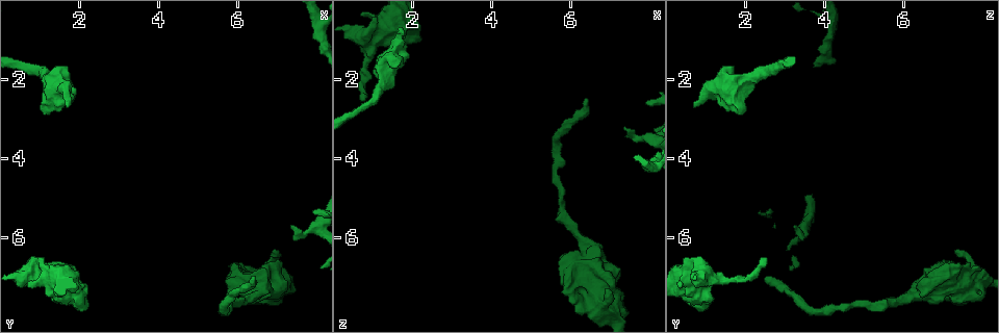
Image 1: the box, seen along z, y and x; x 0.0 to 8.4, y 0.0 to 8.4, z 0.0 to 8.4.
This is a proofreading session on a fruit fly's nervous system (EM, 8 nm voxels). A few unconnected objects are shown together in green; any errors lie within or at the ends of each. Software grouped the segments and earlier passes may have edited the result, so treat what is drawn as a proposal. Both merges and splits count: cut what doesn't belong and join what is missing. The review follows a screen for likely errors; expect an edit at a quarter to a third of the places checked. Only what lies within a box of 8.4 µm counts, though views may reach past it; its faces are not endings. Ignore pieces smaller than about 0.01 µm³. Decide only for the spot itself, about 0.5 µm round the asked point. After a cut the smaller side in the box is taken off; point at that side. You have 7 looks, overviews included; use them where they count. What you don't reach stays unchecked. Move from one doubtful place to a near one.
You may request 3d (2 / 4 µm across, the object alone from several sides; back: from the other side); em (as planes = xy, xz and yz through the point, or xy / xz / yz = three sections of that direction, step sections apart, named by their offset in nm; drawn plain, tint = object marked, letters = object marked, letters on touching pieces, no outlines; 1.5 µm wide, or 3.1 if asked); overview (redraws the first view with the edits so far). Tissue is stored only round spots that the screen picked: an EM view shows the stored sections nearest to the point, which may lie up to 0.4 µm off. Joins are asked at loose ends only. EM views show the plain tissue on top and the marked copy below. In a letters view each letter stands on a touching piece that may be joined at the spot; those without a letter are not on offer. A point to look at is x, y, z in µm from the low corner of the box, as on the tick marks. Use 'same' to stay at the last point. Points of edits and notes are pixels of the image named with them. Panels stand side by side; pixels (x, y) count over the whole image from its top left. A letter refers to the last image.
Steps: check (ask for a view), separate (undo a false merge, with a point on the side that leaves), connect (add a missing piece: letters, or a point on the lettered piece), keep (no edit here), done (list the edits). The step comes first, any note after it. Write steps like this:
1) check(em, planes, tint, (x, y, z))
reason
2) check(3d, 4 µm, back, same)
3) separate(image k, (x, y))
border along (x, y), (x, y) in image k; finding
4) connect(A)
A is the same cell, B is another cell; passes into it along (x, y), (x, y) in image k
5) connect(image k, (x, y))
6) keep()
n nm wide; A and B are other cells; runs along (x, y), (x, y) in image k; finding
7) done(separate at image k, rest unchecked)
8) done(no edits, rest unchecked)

check(3d, 2 µm, (0.80, 6.45, 2.55))
free end

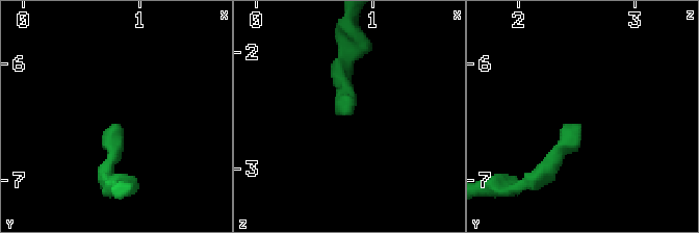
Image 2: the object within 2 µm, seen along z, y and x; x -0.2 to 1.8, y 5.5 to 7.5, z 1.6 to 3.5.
check(em, yz, step 8, letters, (0.80, 6.48, 2.54))
shape alone is not enough

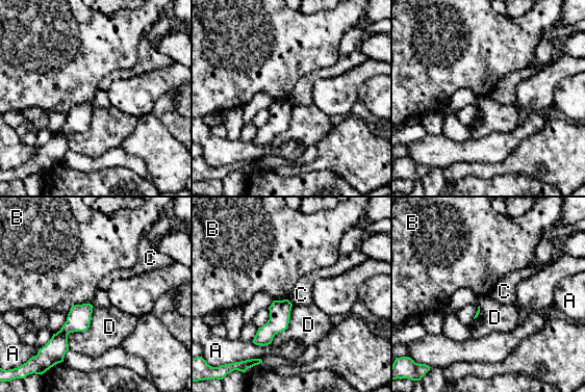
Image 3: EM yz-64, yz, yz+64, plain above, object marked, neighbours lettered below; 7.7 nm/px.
keep()
D touches over 380 nm; A, B, C and D are other cells; border along (287, 299), (293, 304) in image 3; no lettered piece goes on from it

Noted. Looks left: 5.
check(em, xz, step 4, tint, (2.20, 7.75, 1.05))
an open end

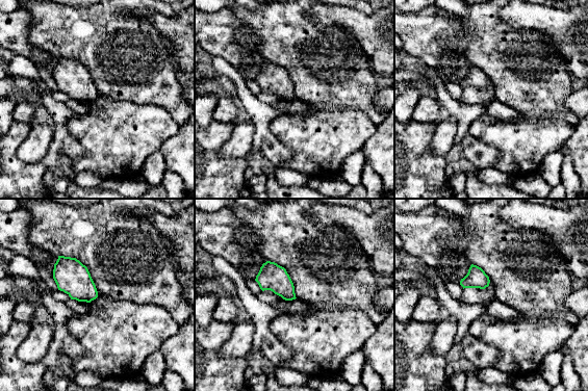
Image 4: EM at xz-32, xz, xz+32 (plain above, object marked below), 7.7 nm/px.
check(em, planes, letters, same)
another direction

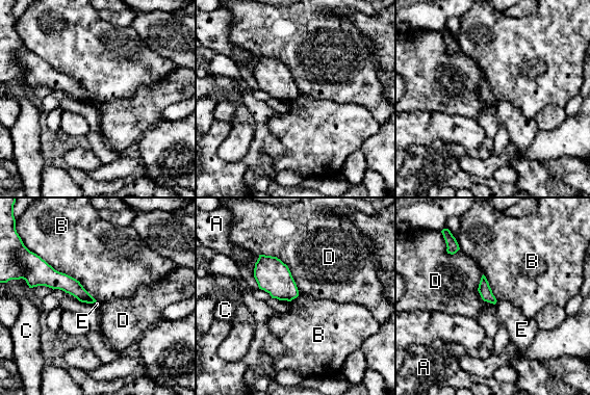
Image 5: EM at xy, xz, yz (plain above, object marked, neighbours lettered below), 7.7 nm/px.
keep()
A, B, C, D and E are other cells; runs along (43, 265), (91, 300) in image 5; no lettered piece goes on from it

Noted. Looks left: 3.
check(3d, 2 µm, (6.35, 7.00, 2.50))
branch stops here

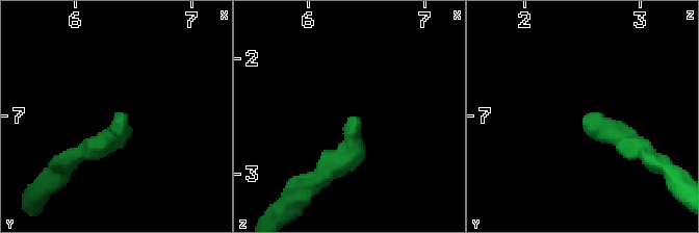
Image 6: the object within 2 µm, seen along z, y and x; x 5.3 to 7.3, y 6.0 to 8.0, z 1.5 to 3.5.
check(em, planes, letters, (6.40, 7.02, 2.50))

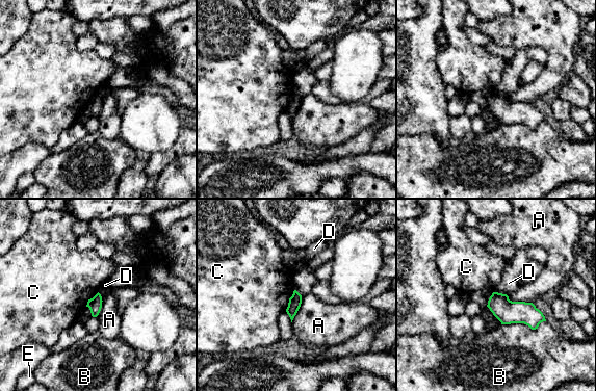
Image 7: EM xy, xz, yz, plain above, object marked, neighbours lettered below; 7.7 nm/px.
keep()
B touches over 340 nm; A, B, C, D and E are other cells; border along (87, 302), (85, 305) in image 7; none of them fits

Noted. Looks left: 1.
done(no edits, rest unchecked)

